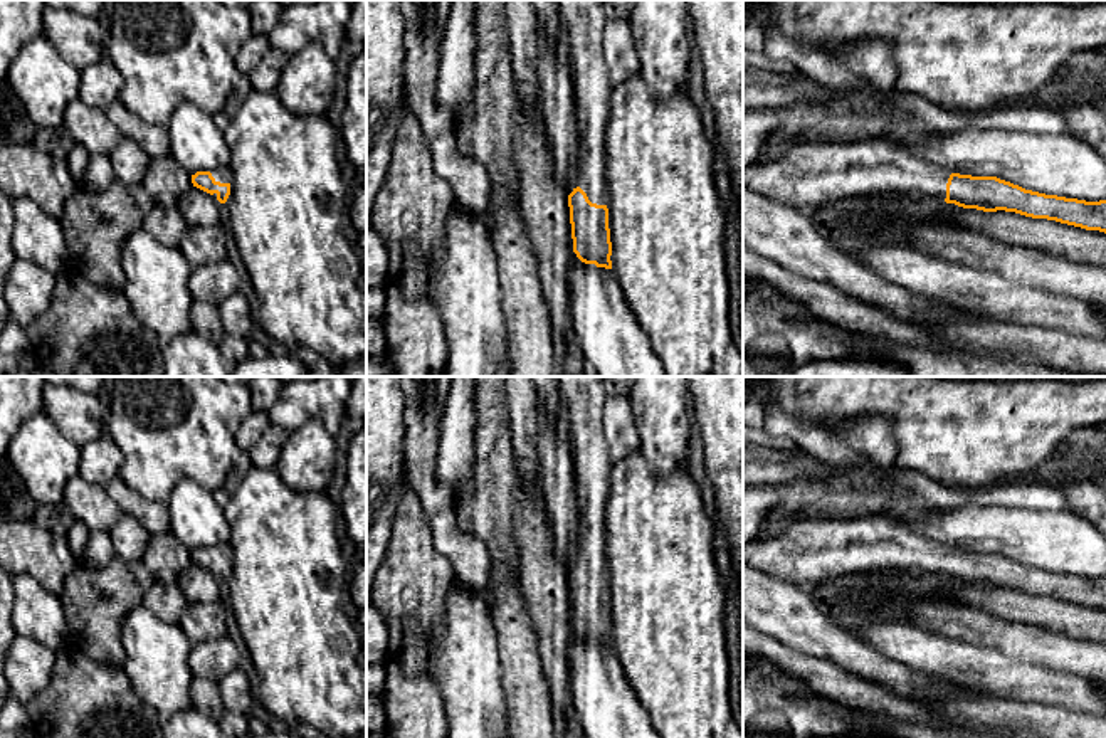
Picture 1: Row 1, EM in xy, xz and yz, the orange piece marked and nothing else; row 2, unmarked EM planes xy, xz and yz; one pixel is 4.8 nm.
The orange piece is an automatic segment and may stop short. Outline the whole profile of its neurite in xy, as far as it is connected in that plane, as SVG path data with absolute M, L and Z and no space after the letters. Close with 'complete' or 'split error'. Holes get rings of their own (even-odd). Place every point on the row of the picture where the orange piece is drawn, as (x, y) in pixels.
M224 170L197 171L192 175L192 183L213 195L220 203L225 203L230 195L230 177Z; split error

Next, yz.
M817 133L790 138L780 150L743 168L743 185L800 210L839 207L857 195L898 192L919 202L1015 212L1106 234L1106 200L1045 195L997 177L950 173L886 138L835 141Z; split error

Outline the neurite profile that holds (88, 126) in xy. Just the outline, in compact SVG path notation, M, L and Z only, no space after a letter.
M79 98L67 104L62 128L76 145L84 146L91 155L109 156L123 140L123 134L104 111L87 106Z

